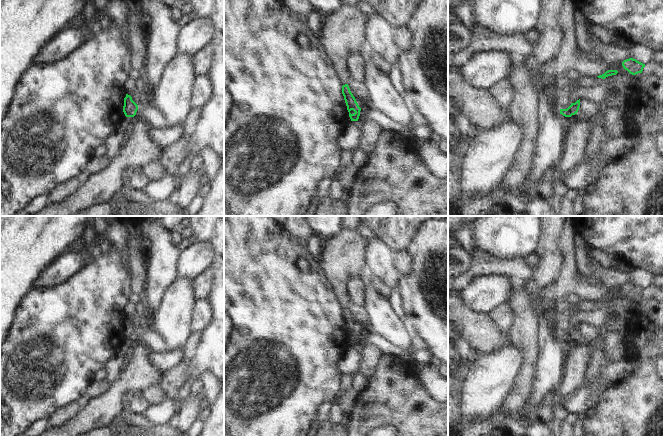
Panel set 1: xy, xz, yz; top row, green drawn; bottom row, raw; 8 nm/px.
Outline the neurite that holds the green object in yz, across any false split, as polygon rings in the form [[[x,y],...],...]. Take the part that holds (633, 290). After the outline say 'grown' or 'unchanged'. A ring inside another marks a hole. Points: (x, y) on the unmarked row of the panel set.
[[[629,282],[622,286],[622,290],[630,298],[636,299],[638,297],[642,297],[643,292],[645,291],[645,288],[637,285],[636,283]]]; unchanged

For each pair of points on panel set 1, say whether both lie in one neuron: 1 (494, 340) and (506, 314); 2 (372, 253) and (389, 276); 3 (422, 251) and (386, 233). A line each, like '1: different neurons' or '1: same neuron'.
1: different neurons
2: same neuron
3: different neurons

